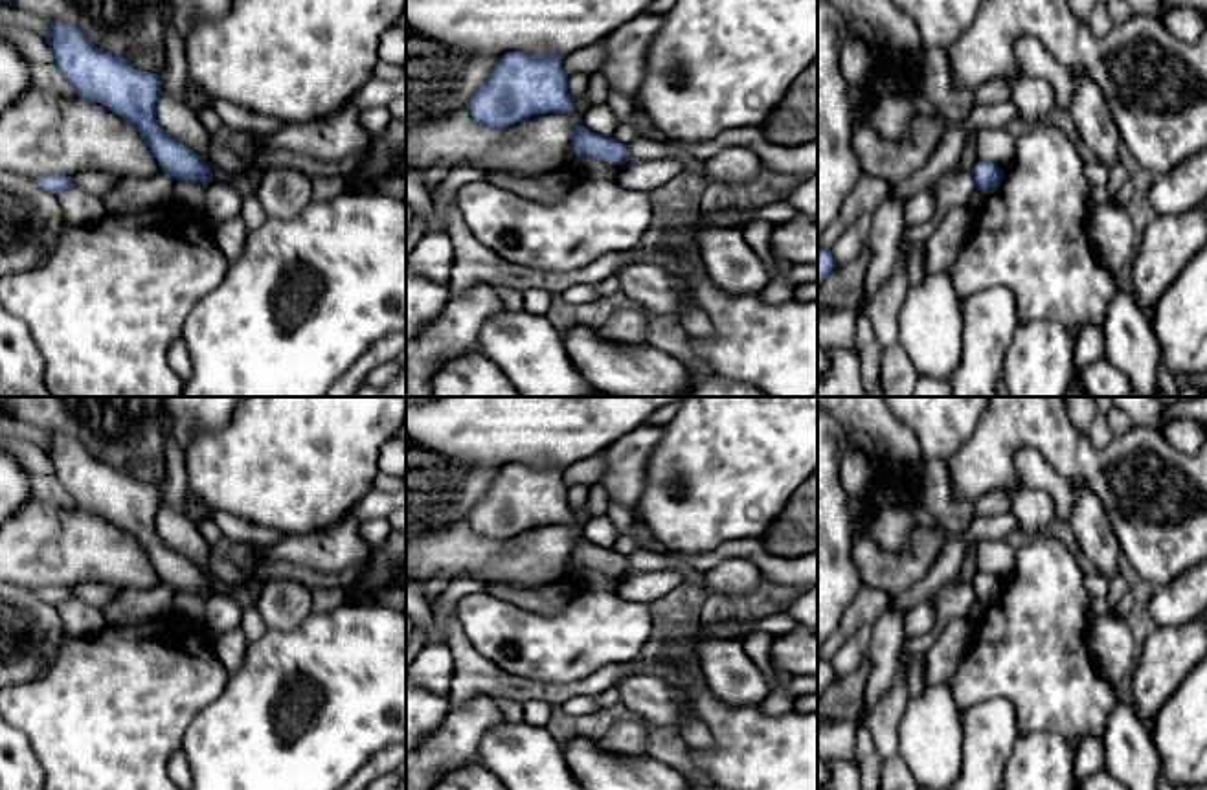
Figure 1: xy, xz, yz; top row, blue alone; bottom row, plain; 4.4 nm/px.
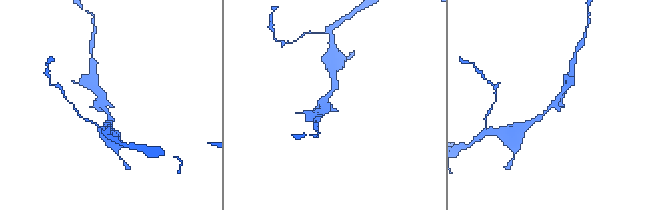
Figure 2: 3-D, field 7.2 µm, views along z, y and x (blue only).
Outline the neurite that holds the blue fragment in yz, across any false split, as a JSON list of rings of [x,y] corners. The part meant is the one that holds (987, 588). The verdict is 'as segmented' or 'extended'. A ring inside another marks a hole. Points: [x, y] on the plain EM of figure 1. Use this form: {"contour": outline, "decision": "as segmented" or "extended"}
{"contour": [[[979,571],[976,573],[970,586],[974,588],[977,601],[981,601],[987,606],[994,604],[1003,592],[1003,582],[998,577]]], "decision": "as segmented"}

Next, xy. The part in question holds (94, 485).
{"contour": [[[61,432],[51,434],[44,452],[73,503],[132,535],[162,582],[175,592],[213,593],[213,584],[202,568],[167,547],[158,536],[156,514],[162,500],[156,485],[138,481],[97,459],[79,439]]], "decision": "as segmented"}

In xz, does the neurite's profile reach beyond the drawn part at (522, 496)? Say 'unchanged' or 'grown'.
unchanged

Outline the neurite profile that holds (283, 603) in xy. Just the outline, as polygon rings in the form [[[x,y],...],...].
[[[265,579],[259,586],[255,608],[268,630],[294,630],[310,614],[312,590],[290,579]]]

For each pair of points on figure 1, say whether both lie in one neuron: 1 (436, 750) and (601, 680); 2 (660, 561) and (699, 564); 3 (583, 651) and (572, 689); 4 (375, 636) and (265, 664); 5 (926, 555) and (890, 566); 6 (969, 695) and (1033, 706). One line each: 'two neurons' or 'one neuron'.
1: two neurons
2: one neuron
3: two neurons
4: one neuron
5: one neuron
6: one neuron

